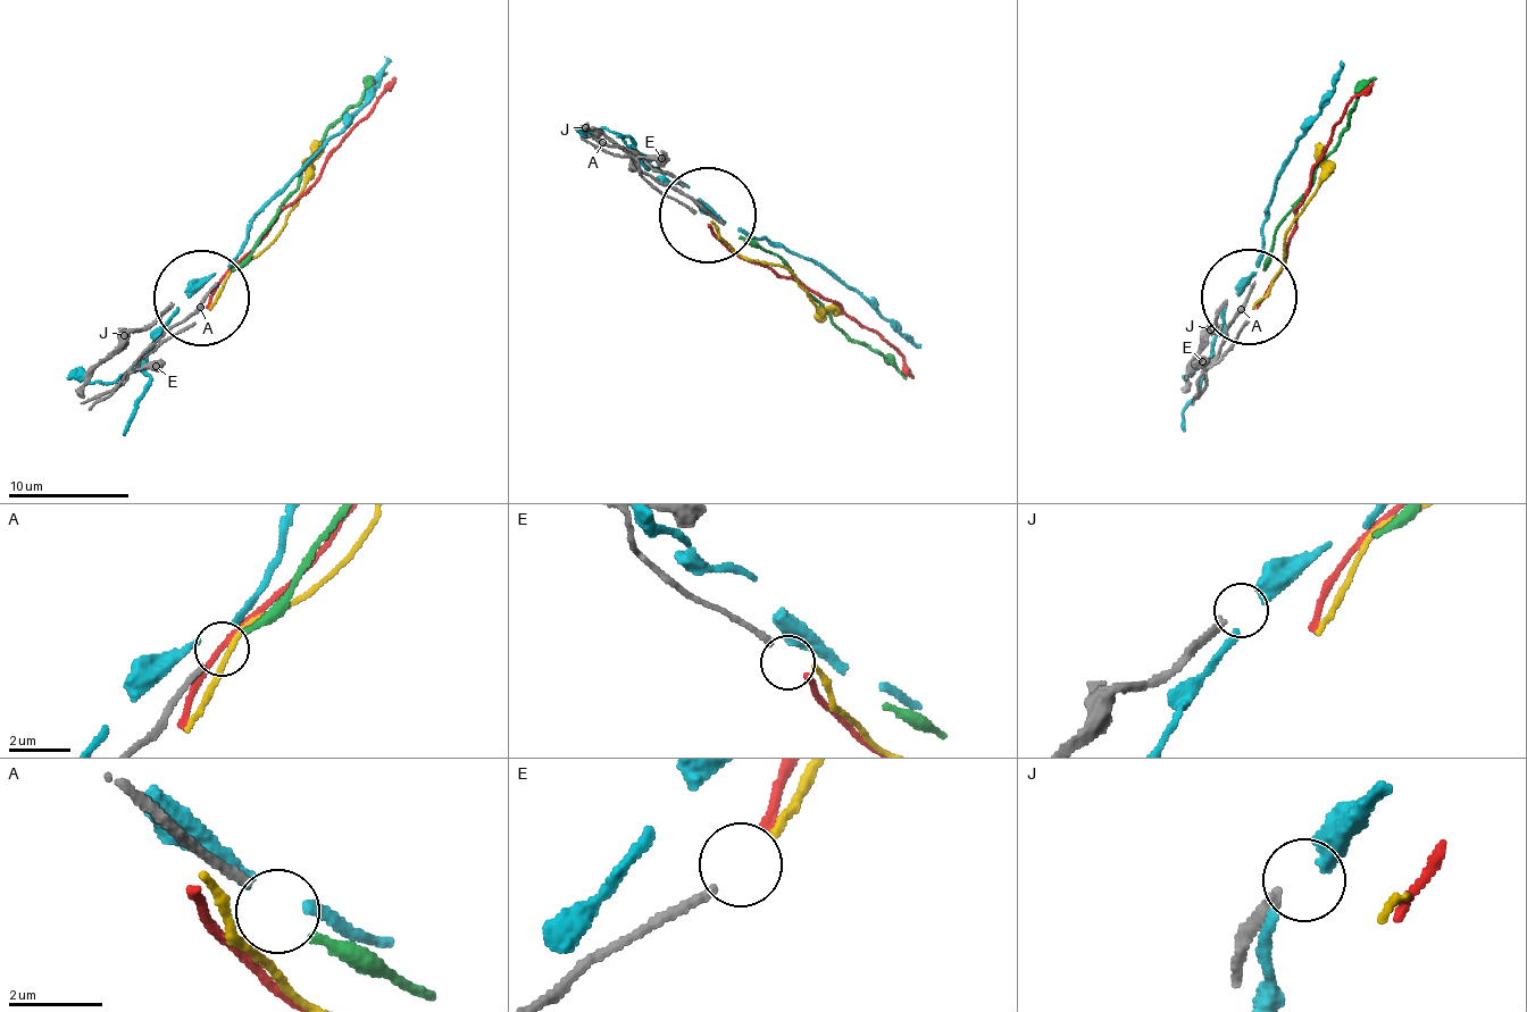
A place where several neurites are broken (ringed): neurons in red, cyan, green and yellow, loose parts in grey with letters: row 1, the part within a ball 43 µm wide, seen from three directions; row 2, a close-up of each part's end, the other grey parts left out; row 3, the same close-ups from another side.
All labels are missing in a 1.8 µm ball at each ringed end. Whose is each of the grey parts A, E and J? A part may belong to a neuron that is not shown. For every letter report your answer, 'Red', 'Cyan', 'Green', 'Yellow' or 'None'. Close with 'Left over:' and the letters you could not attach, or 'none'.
A: Green
E: Red
J: None
Left over: J

